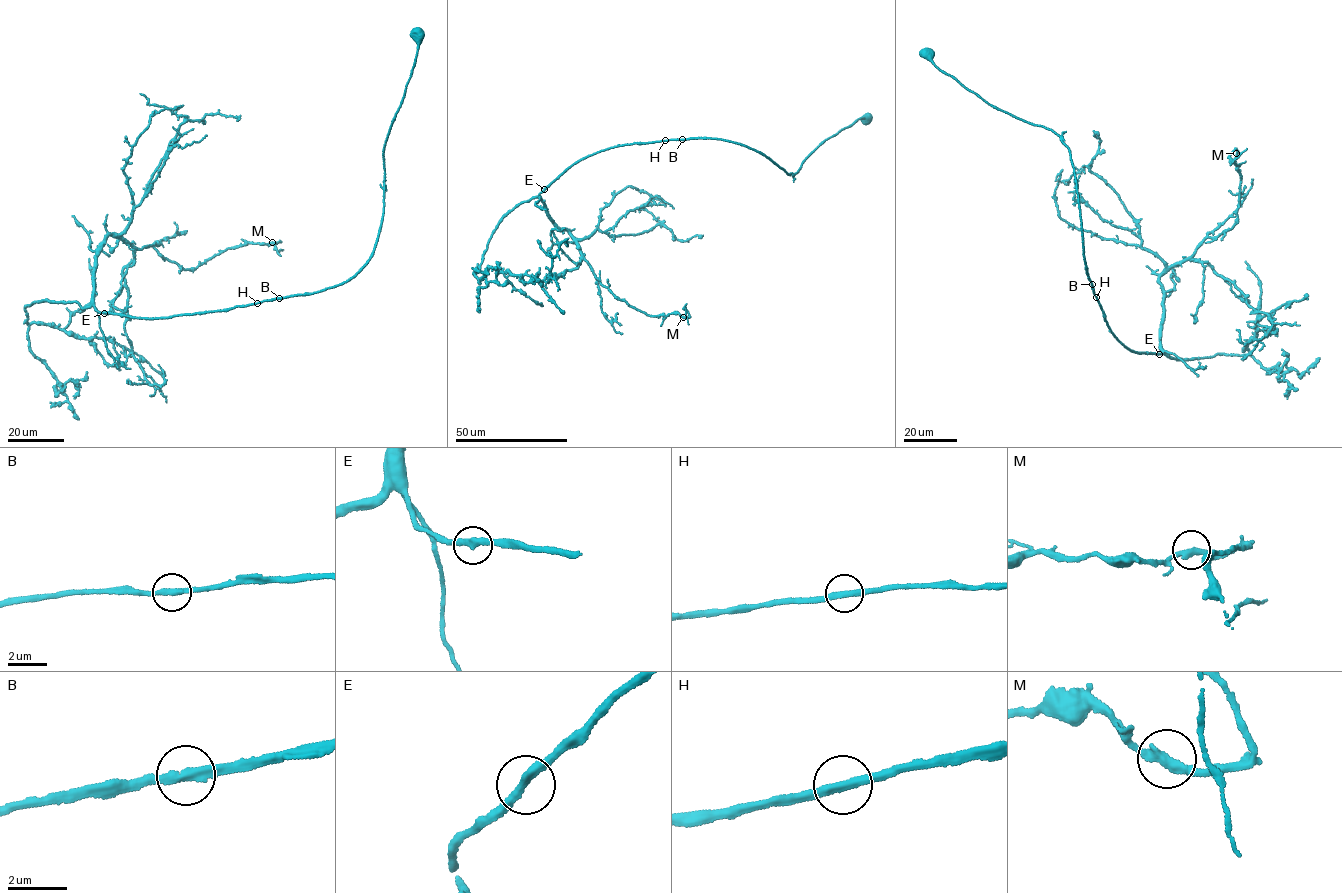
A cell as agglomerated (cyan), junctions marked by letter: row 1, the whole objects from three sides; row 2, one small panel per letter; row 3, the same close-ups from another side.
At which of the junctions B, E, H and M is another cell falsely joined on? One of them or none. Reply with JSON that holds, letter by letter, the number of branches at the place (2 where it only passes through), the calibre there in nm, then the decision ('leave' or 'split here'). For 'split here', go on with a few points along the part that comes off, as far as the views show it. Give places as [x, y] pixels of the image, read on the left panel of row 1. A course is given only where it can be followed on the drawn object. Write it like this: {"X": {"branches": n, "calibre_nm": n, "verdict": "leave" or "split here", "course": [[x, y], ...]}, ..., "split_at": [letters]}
{"B": {"branches": 2, "calibre_nm": 320, "verdict": "leave"}, "E": {"branches": 2, "calibre_nm": 320, "verdict": "leave"}, "H": {"branches": 2, "calibre_nm": 320, "verdict": "leave"}, "M": {"branches": 2, "calibre_nm": 320, "verdict": "leave"}, "split_at": []}

